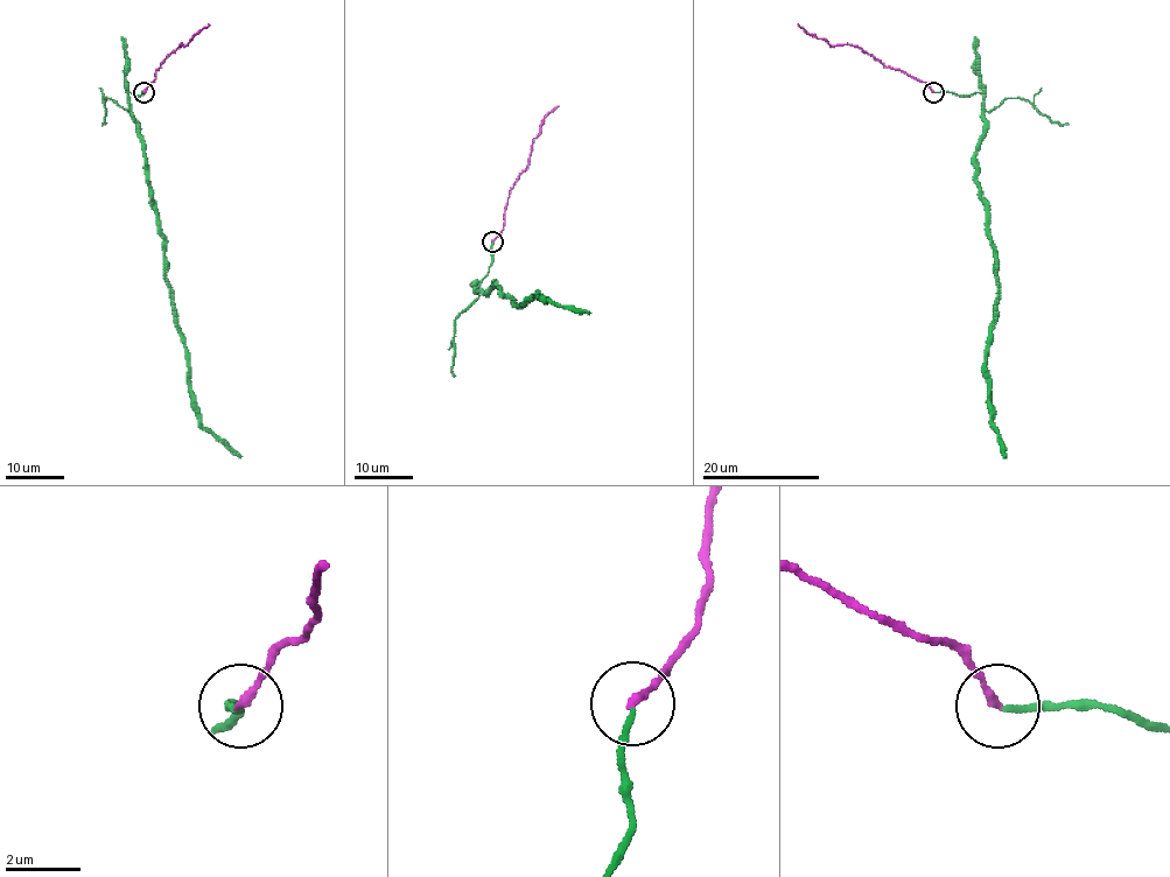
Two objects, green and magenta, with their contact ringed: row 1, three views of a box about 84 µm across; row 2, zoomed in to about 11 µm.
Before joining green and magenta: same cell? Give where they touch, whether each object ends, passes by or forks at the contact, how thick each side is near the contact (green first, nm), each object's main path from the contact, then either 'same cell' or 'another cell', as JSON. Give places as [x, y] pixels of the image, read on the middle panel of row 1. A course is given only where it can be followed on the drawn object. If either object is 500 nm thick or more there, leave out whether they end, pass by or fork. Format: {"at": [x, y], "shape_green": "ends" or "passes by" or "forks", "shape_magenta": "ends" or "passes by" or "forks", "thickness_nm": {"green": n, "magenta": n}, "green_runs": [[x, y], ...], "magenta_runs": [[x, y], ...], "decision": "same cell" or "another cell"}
{"at": [492, 241], "shape_green": "ends", "shape_magenta": "ends", "thickness_nm": {"green": 150, "magenta": 200}, "green_runs": [[494, 241], [489, 272], [477, 290], [485, 293], [495, 283], [517, 306], [536, 294], [590, 313]], "magenta_runs": [[494, 241], [503, 229], [509, 190], [527, 165], [532, 141], [543, 120], [557, 106]], "decision": "same cell"}

